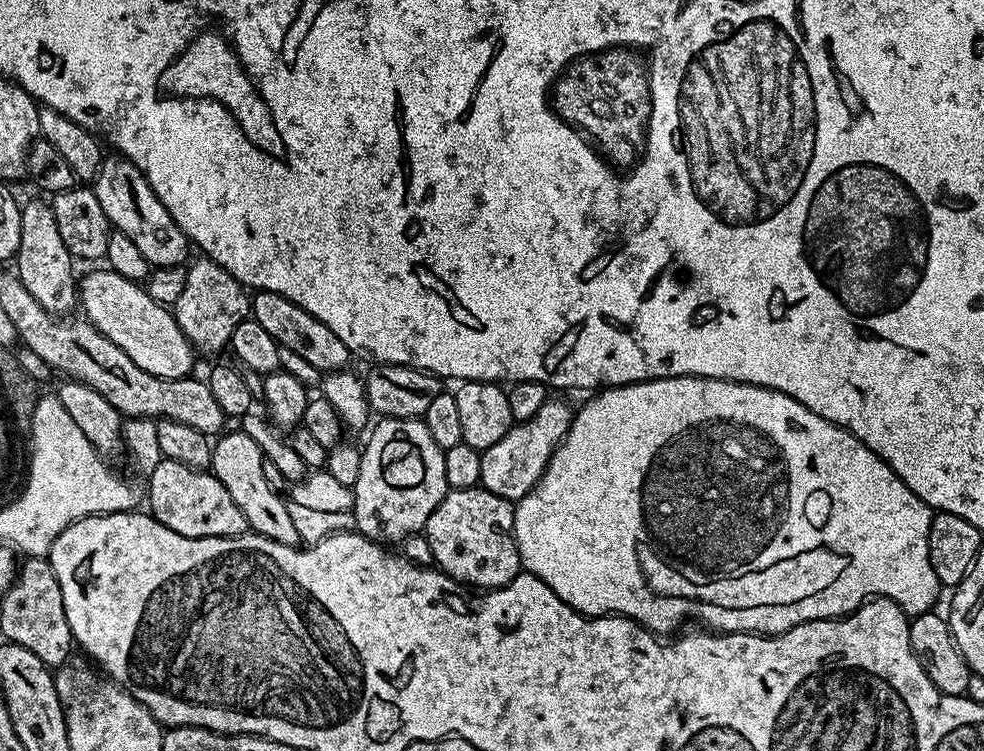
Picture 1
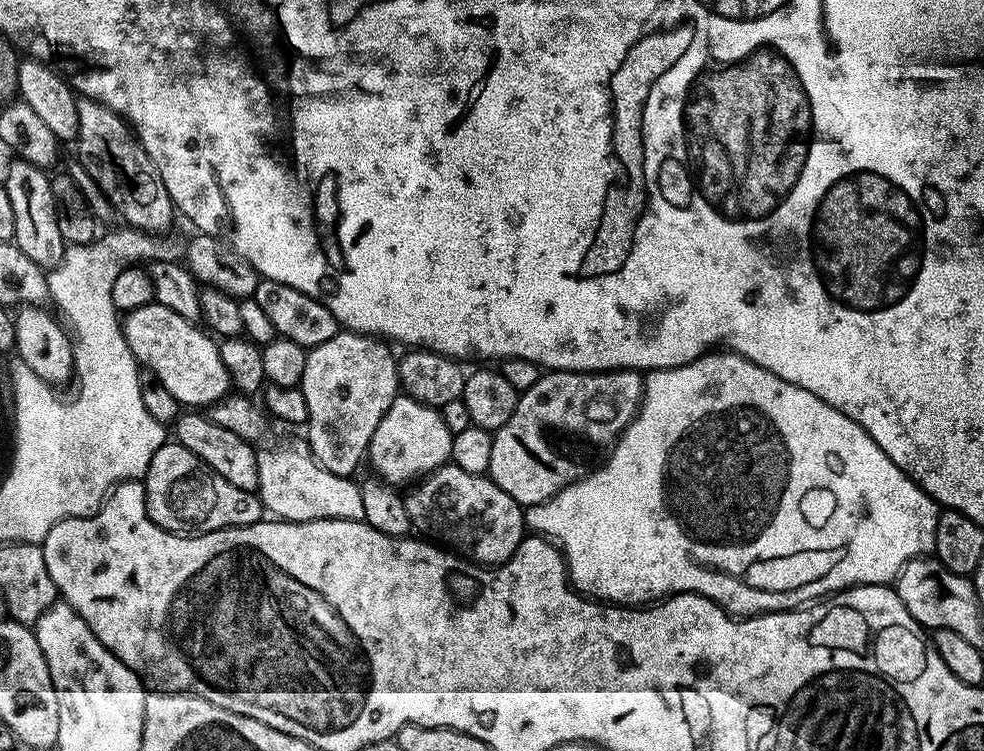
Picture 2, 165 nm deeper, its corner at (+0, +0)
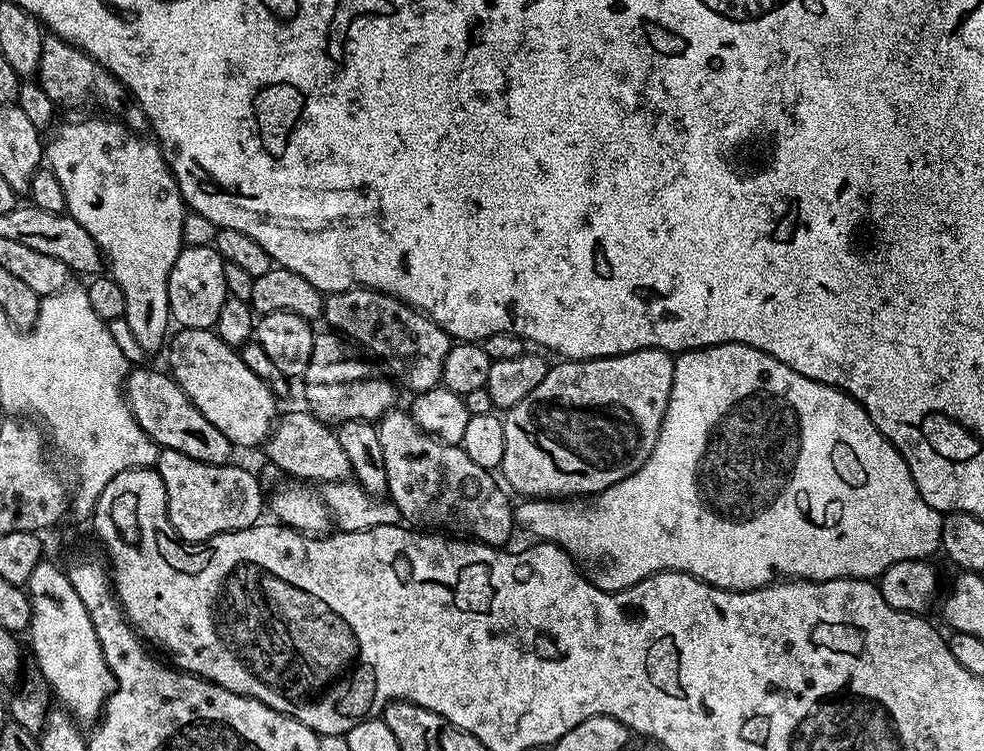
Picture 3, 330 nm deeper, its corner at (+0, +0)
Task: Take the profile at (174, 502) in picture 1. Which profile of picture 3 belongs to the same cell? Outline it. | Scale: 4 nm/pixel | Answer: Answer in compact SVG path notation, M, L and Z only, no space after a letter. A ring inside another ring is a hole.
M161 448L154 467L166 486L166 506L172 529L187 543L198 544L223 532L250 528L266 512L266 492L264 496L261 477L239 468L236 462L207 464L178 450Z

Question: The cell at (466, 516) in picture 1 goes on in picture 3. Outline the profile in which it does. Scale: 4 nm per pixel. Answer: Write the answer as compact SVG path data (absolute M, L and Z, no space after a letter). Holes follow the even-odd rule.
M388 411L380 417L378 429L382 455L386 458L388 496L409 525L419 526L424 530L447 530L482 544L507 545L507 540L512 536L512 528L514 529L514 504L513 501L508 501L509 493L501 487L497 477L489 469L478 466L478 462L470 462L463 448L455 444L444 444L435 435L421 431L407 411Z

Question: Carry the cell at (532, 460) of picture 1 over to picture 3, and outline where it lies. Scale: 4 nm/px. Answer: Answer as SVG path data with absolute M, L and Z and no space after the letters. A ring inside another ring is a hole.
M643 348L637 352L627 352L621 356L599 356L596 360L564 360L553 363L549 367L546 378L518 402L518 406L507 409L503 413L504 433L506 434L506 447L502 454L498 472L503 483L513 493L521 492L524 498L584 498L587 492L599 494L606 491L610 486L622 482L630 474L634 474L650 458L654 450L654 442L658 442L660 427L666 414L666 406L670 402L670 386L674 382L674 366L676 365L673 353L664 352L660 348Z

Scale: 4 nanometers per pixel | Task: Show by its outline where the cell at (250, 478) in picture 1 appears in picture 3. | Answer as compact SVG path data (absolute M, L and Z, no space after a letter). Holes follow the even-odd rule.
M133 367L124 382L124 398L128 401L138 426L142 426L148 437L161 448L178 450L207 464L229 463L233 459L234 446L228 441L226 434L222 434L222 430L218 430L218 426L214 426L214 422L210 422L210 418L206 418L206 414L202 414L202 410L198 410L194 402L190 402L182 386L178 386L178 382L167 371L155 372L146 367Z

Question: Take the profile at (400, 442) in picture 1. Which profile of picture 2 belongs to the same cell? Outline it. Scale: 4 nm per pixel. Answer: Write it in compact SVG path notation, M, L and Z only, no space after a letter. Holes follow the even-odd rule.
M399 394L378 424L367 451L366 460L372 463L377 477L385 484L411 485L449 463L452 454L452 431L441 418L439 409L419 403Z

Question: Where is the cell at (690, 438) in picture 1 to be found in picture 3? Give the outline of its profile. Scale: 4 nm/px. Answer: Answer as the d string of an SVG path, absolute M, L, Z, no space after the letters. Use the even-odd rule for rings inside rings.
M711 344L709 348L694 348L691 352L679 353L675 357L675 362L674 382L670 386L670 402L666 406L666 414L660 427L658 442L654 442L654 450L650 454L650 458L646 458L646 462L642 467L634 474L627 476L622 482L618 482L614 486L610 486L606 491L599 493L593 499L596 500L593 504L584 504L588 502L557 502L552 498L528 498L520 502L524 504L517 503L514 508L515 523L519 527L521 524L526 531L533 532L536 535L533 537L549 544L558 545L559 548L564 549L569 556L577 561L585 560L586 563L593 564L596 567L594 582L601 590L604 592L620 592L623 588L634 586L638 582L642 582L659 572L685 572L694 578L698 578L704 584L713 584L715 588L725 588L731 592L749 592L755 588L764 588L767 584L773 583L777 578L787 578L789 580L847 580L849 578L853 580L867 580L869 578L878 578L892 564L897 564L903 560L932 558L932 555L938 552L944 516L938 510L934 510L934 506L930 506L930 502L926 502L926 498L922 498L922 494L918 494L918 486L910 474L910 466L906 466L902 454L898 454L895 446L876 429L874 422L868 417L867 410L853 396L849 396L847 392L842 392L830 384L823 384L817 380L806 378L802 374L798 374L798 370L790 370L790 366L778 362L778 358L774 358L754 346L746 346L745 344Z

